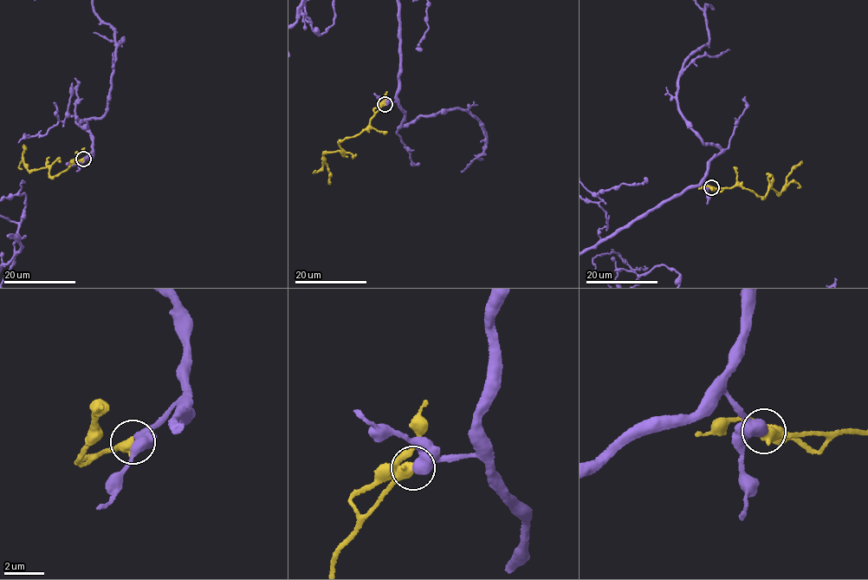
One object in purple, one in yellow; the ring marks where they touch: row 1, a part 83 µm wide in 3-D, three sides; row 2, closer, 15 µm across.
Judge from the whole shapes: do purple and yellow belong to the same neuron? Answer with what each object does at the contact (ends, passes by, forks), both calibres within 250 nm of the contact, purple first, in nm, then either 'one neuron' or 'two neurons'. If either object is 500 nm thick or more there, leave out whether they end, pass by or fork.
650/550 nm | one neuron

